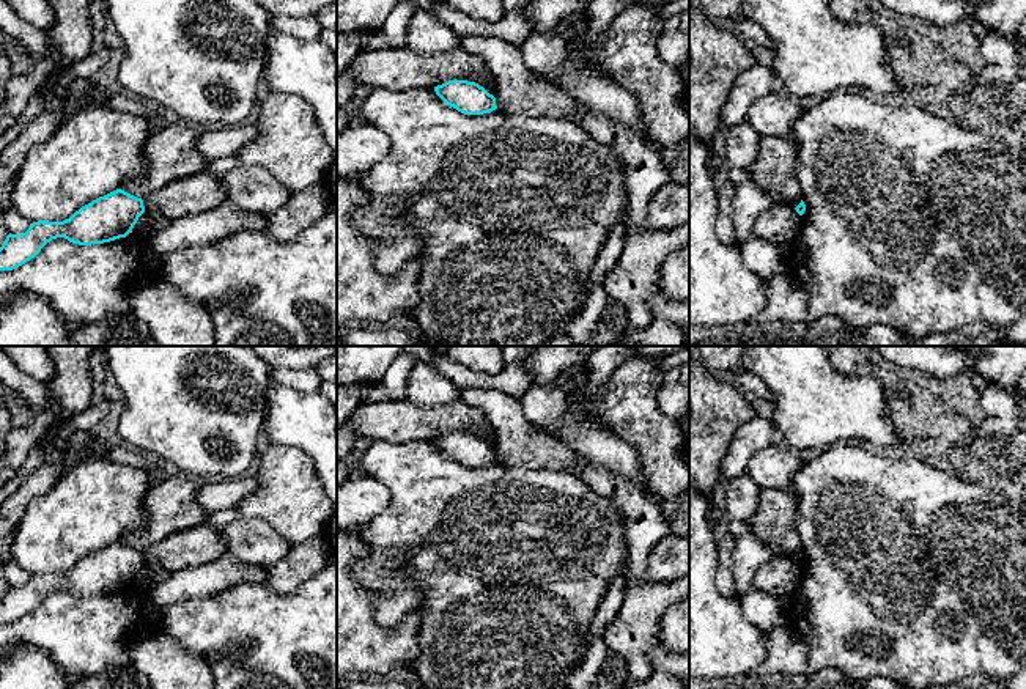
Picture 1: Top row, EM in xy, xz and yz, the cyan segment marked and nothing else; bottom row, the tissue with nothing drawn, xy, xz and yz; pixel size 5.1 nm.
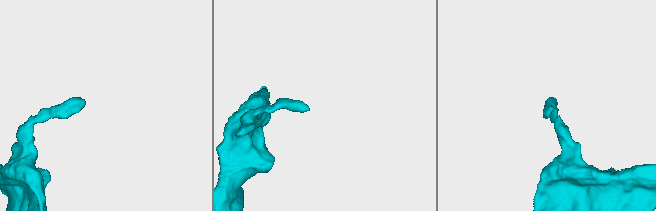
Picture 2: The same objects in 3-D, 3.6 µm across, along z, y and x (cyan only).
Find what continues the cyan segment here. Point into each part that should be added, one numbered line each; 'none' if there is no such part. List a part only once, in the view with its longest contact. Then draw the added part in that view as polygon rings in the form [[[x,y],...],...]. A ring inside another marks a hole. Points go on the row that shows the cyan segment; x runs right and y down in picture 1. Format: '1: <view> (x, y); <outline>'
none

